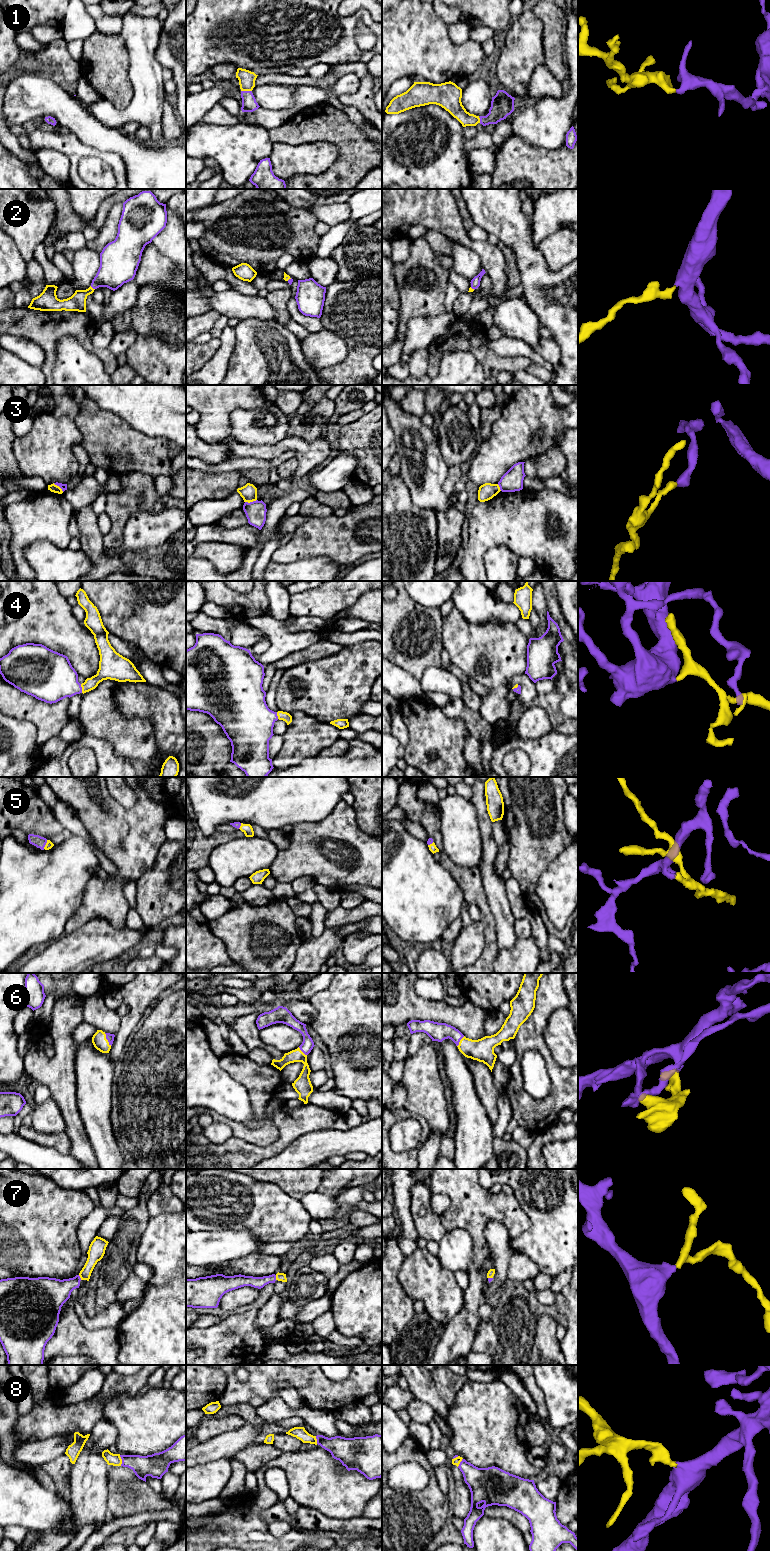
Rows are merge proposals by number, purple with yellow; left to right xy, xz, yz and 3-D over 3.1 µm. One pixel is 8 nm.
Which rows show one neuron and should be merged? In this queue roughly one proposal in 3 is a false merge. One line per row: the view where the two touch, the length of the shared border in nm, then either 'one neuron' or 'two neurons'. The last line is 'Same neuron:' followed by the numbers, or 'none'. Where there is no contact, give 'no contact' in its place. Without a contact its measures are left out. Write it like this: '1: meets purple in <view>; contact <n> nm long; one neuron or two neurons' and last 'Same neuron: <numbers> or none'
1: meets purple in xz; contact 90 nm long; one neuron
2: meets purple in xy; contact 50 nm long; one neuron
3: meets purple in xz; contact 100 nm long; two neurons
4: meets purple in xy; contact 70 nm long; one neuron
5: meets purple in xy; contact 80 nm long; one neuron
6: meets purple in xy; contact 120 nm long; one neuron
7: meets purple in xy; contact 50 nm long; one neuron
8: meets purple in xy; contact 90 nm long; one neuron
Same neuron: 1, 2, 4, 5, 6, 7, 8

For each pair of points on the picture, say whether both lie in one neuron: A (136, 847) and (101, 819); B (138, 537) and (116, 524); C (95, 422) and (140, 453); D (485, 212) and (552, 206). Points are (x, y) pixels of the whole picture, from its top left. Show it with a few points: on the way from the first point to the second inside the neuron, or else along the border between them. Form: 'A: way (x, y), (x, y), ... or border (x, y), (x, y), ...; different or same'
A: way (127, 838), (110, 824); same
B: border (138, 510), (126, 522), (122, 544), (111, 549); different
C: way (106, 433), (124, 451), (129, 451); same
D: border (530, 218), (533, 241); different

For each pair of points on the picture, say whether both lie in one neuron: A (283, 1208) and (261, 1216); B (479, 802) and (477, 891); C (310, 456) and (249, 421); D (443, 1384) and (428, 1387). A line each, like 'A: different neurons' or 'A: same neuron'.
A: same neuron
B: different neurons
C: different neurons
D: different neurons

